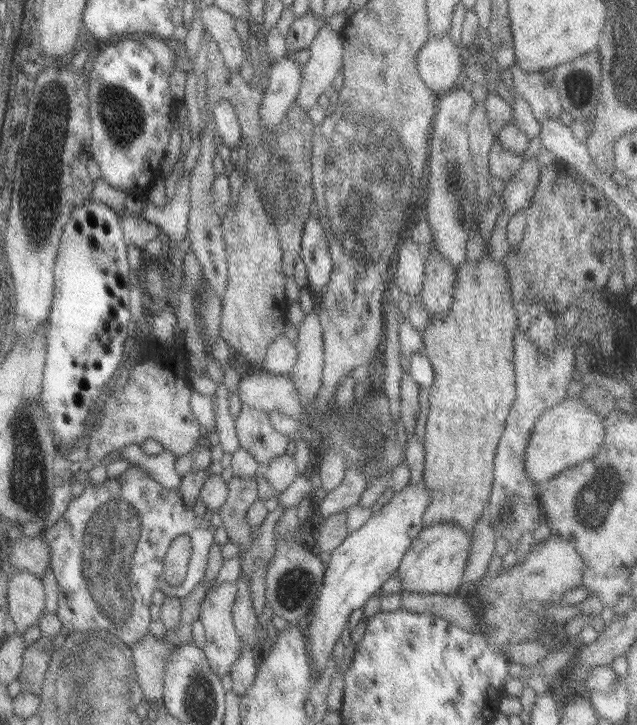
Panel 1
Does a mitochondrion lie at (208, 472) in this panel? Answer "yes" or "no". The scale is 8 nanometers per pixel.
no

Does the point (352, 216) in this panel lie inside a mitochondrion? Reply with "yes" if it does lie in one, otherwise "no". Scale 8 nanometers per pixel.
yes

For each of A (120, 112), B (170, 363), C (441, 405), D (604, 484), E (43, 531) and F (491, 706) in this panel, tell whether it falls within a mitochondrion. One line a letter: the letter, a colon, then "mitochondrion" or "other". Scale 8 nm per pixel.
A: mitochondrion
B: other
C: other
D: mitochondrion
E: other
F: other

